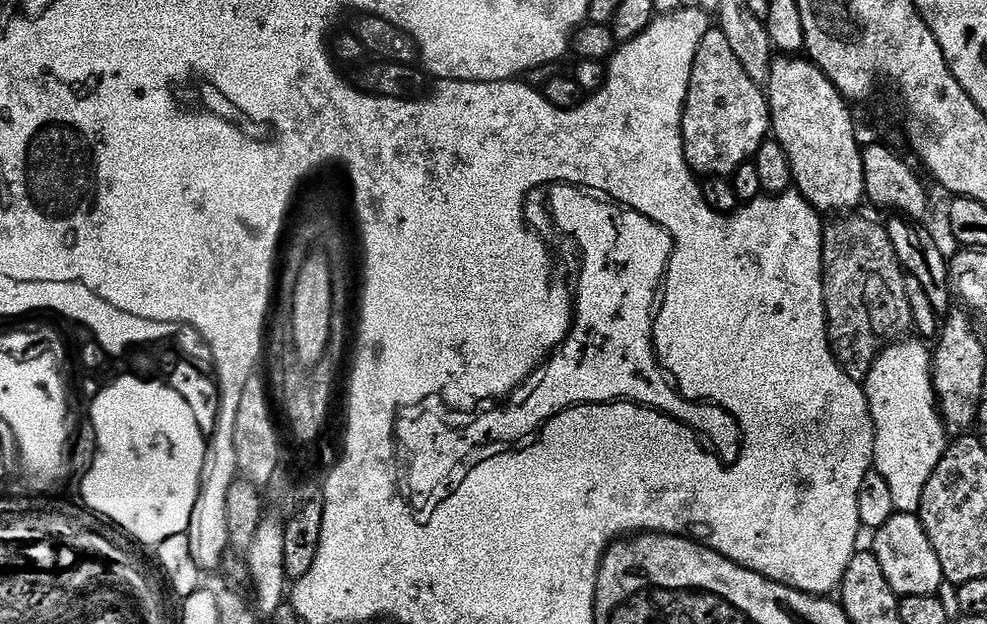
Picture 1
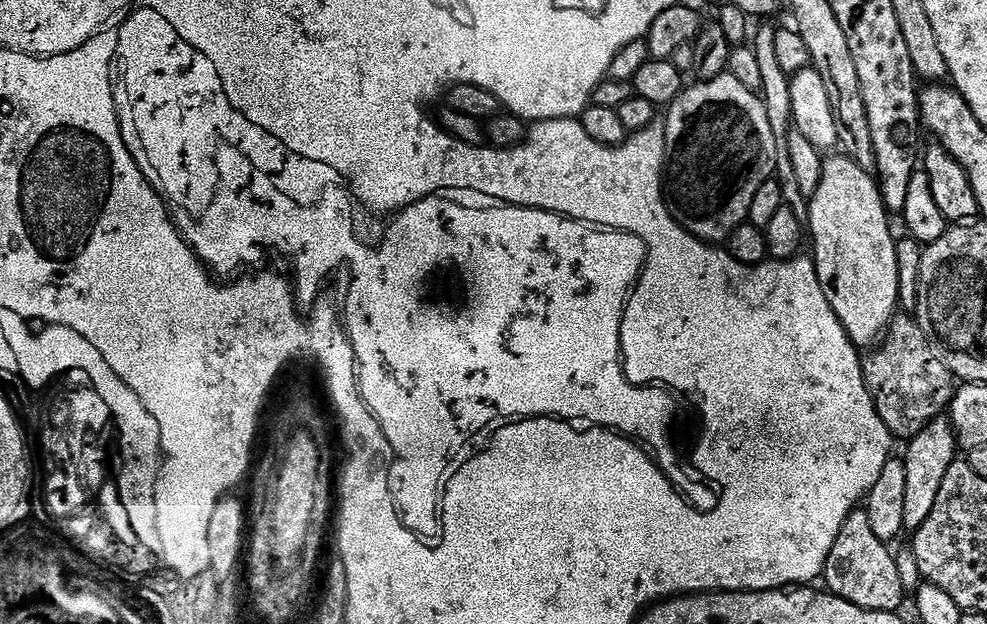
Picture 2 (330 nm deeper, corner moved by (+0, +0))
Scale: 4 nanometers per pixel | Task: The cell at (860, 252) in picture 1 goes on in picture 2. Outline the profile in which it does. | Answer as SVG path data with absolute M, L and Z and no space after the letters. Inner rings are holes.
M911 315L893 316L882 343L863 357L864 381L874 406L897 441L907 442L919 434L931 420L949 407L954 395L954 377L944 365L935 344ZM884 344L884 345L883 345ZM881 347L881 348L880 348ZM869 355L869 356L868 356Z

